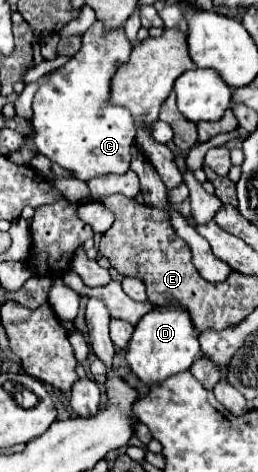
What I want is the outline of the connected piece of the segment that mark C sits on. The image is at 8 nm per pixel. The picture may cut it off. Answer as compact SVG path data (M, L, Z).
M95 21L81 37L81 49L67 61L61 69L53 71L53 75L39 87L33 99L33 119L31 125L37 131L35 145L37 149L47 155L53 163L61 165L75 173L77 179L89 181L97 175L107 173L125 173L131 161L131 143L135 139L135 123L127 109L115 107L109 103L109 81L119 63L127 61L131 55L131 41L125 35L125 29L105 29L103 21Z

